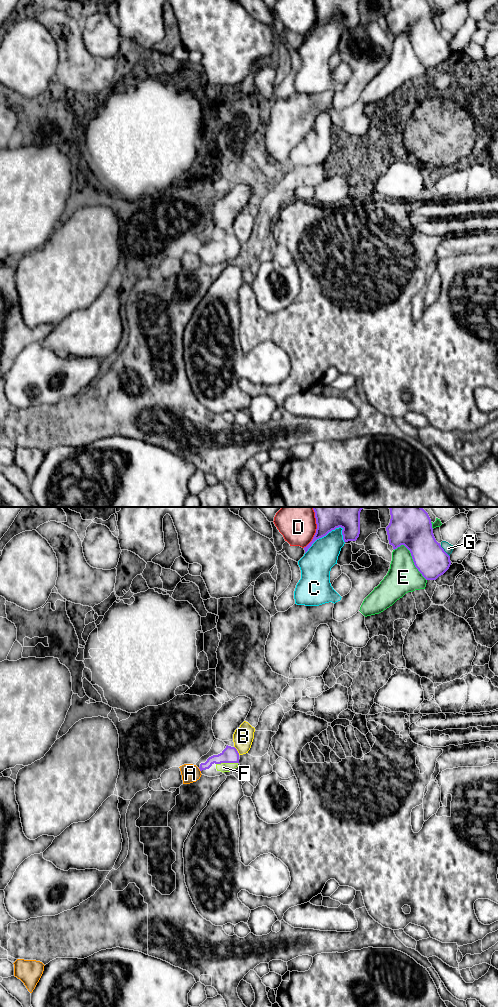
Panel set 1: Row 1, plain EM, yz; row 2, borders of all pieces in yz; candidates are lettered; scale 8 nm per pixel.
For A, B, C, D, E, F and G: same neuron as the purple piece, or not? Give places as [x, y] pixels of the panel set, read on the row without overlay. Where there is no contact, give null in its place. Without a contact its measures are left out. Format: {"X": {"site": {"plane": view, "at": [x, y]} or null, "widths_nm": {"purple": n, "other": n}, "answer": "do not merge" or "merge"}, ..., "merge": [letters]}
{"A": {"site": {"plane": "yz", "at": [200, 258]}, "widths_nm": {"purple": 110, "other": 150}, "answer": "do not merge"}, "B": {"site": {"plane": "yz", "at": [236, 238]}, "widths_nm": {"purple": 130, "other": 160}, "answer": "do not merge"}, "C": {"site": {"plane": "yz", "at": [323, 24]}, "widths_nm": {"purple": 160, "other": 240}, "answer": "do not merge"}, "D": {"site": {"plane": "yz", "at": [316, 18]}, "widths_nm": {"purple": 160, "other": 280}, "answer": "do not merge"}, "E": {"site": {"plane": "yz", "at": [412, 46]}, "widths_nm": {"purple": 300, "other": 260}, "answer": "do not merge"}, "F": {"site": {"plane": "yz", "at": [226, 250]}, "widths_nm": {"purple": 130, "other": 80}, "answer": "merge"}, "G": {"site": {"plane": "yz", "at": [444, 39]}, "widths_nm": {"purple": 260, "other": 80}, "answer": "do not merge"}, "merge": ["F"]}

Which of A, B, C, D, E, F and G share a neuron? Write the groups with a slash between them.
A B / C / D / E / F / G

